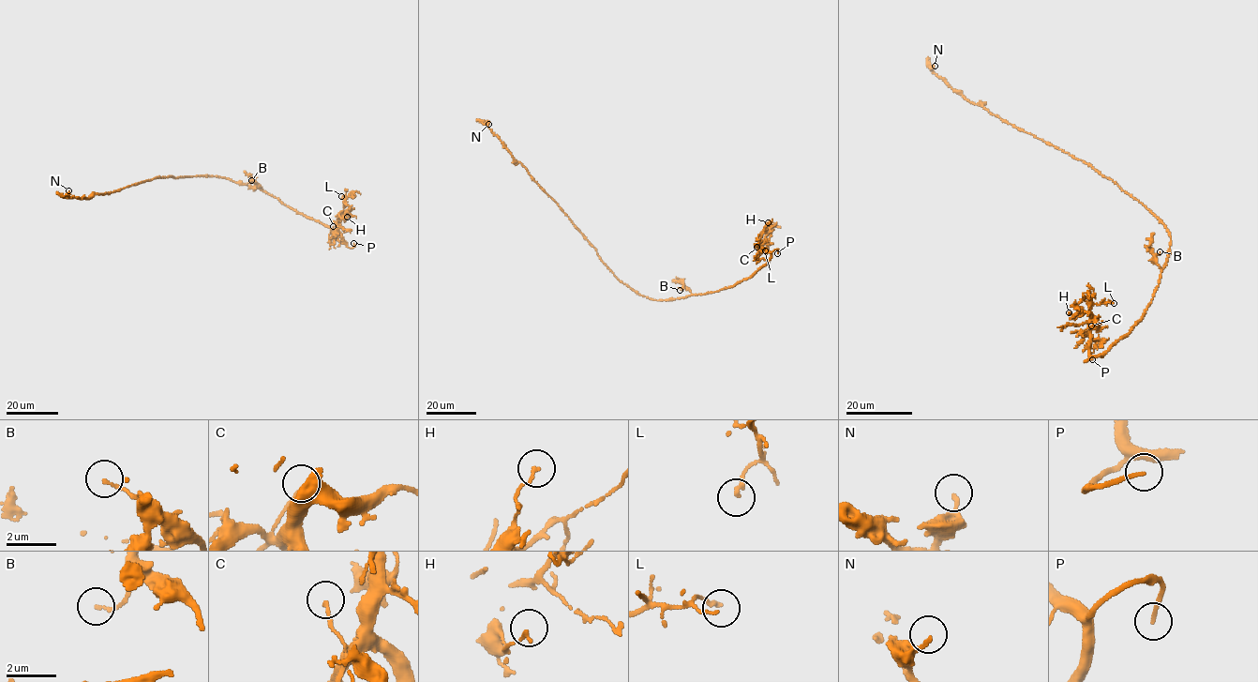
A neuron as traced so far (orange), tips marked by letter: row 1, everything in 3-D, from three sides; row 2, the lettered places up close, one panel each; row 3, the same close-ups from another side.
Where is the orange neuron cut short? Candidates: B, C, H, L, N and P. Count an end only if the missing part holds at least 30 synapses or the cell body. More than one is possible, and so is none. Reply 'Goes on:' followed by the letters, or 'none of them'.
Goes on: P

